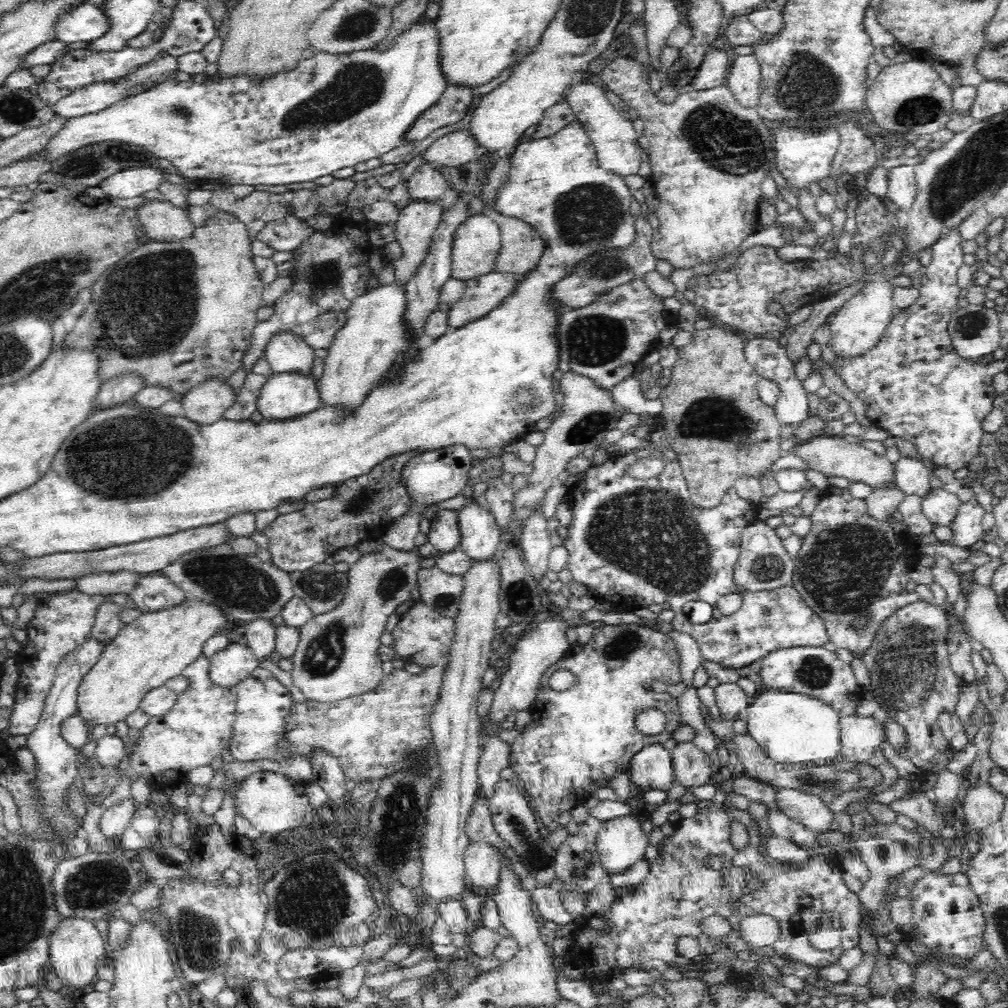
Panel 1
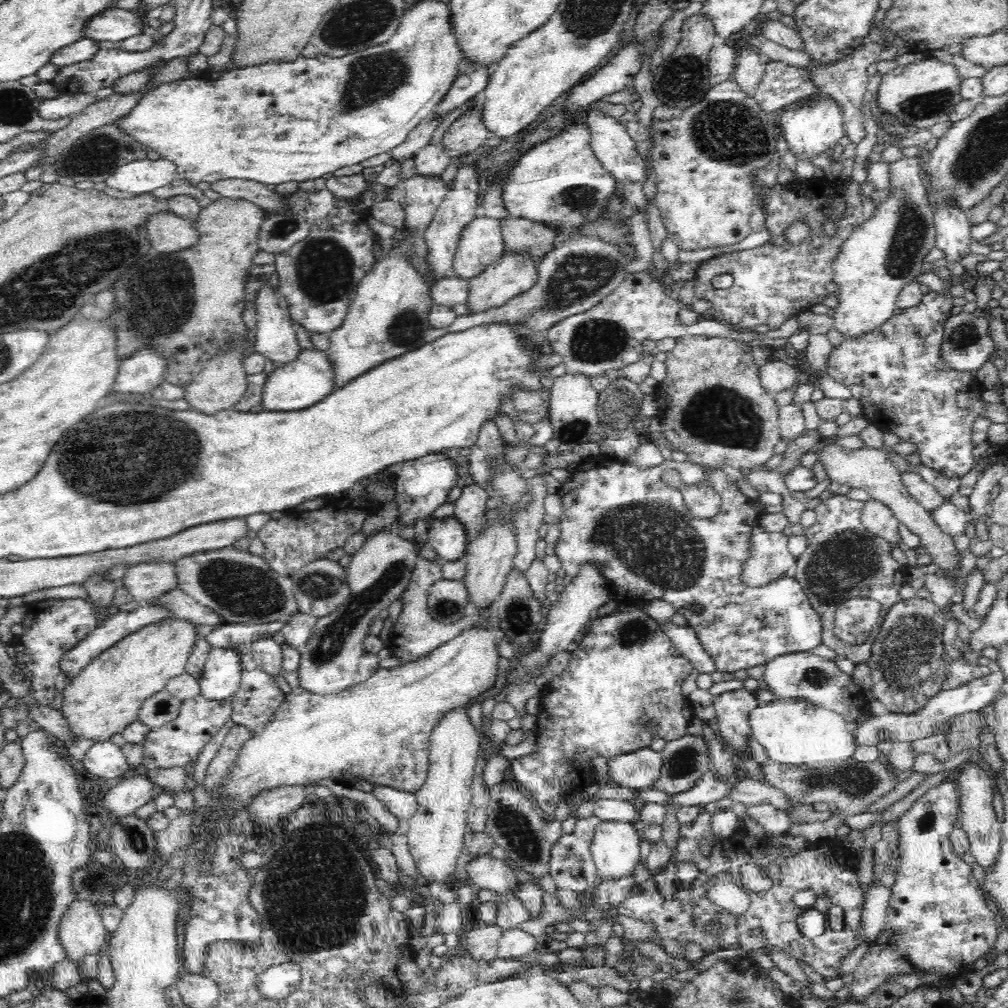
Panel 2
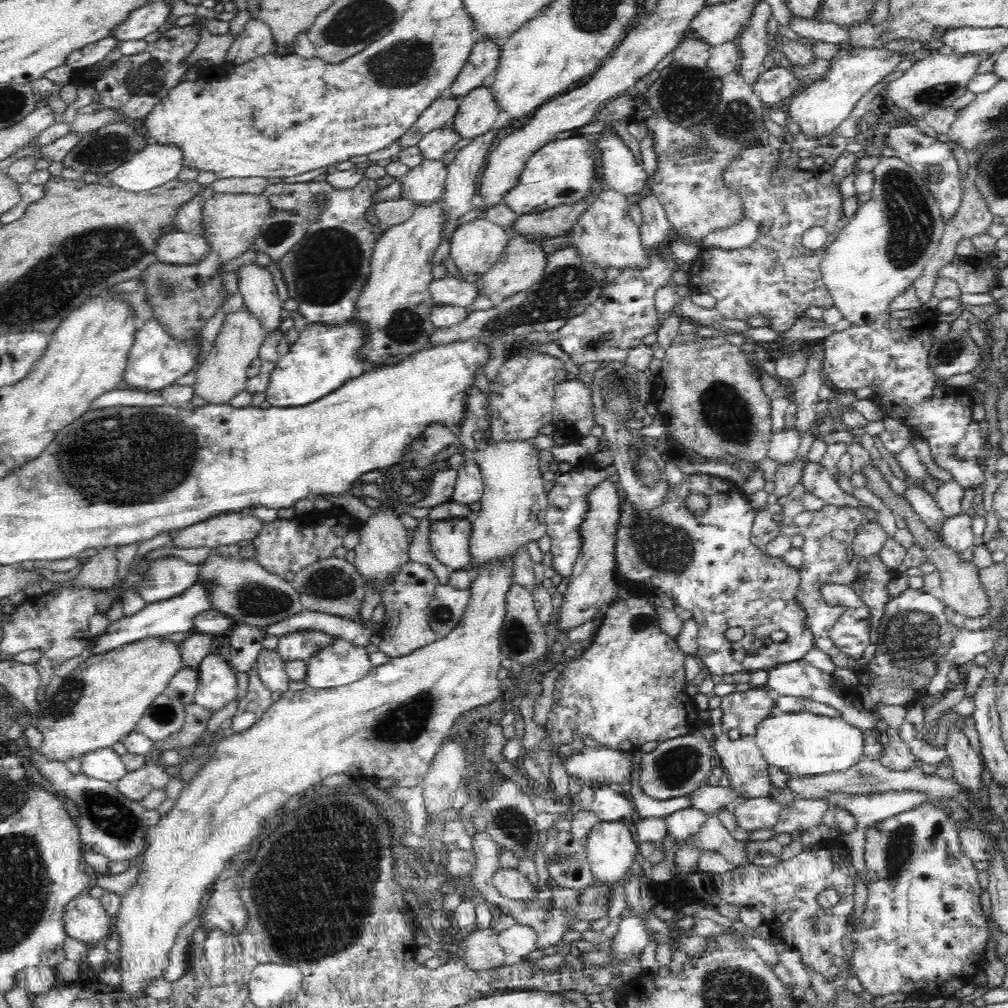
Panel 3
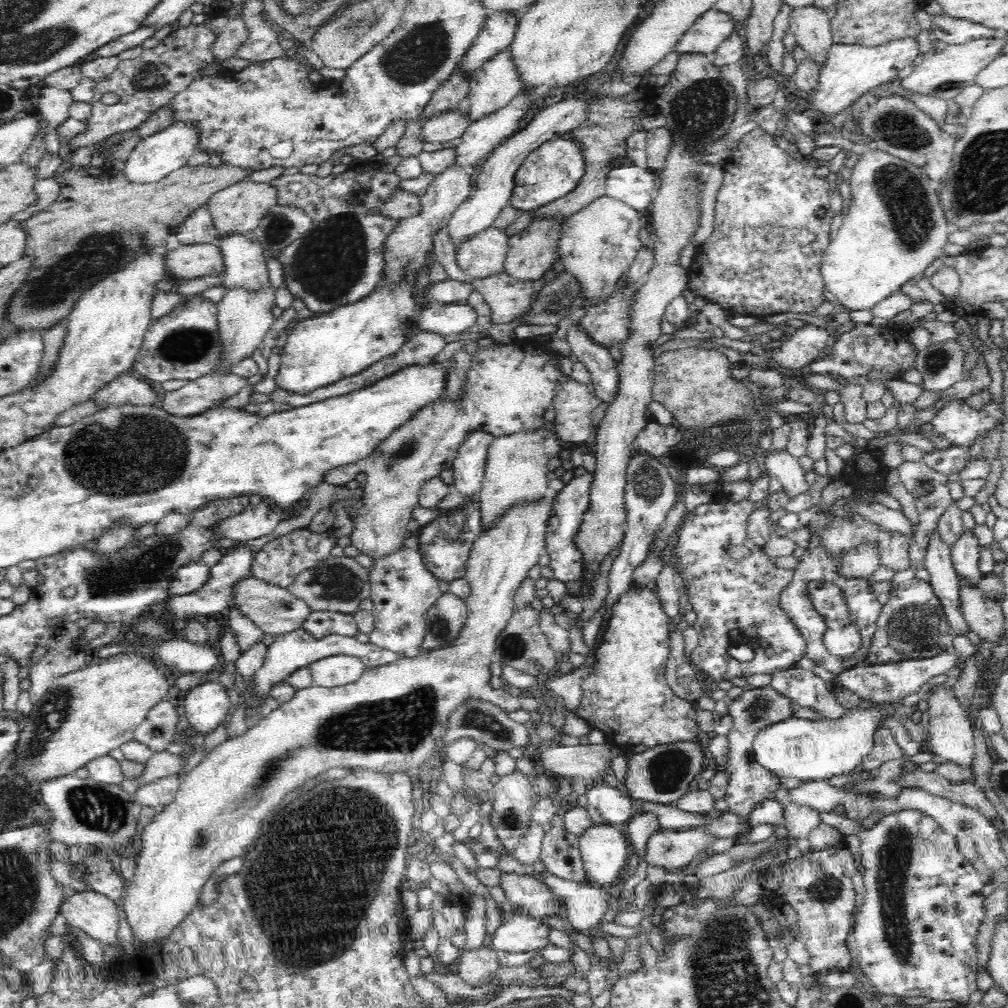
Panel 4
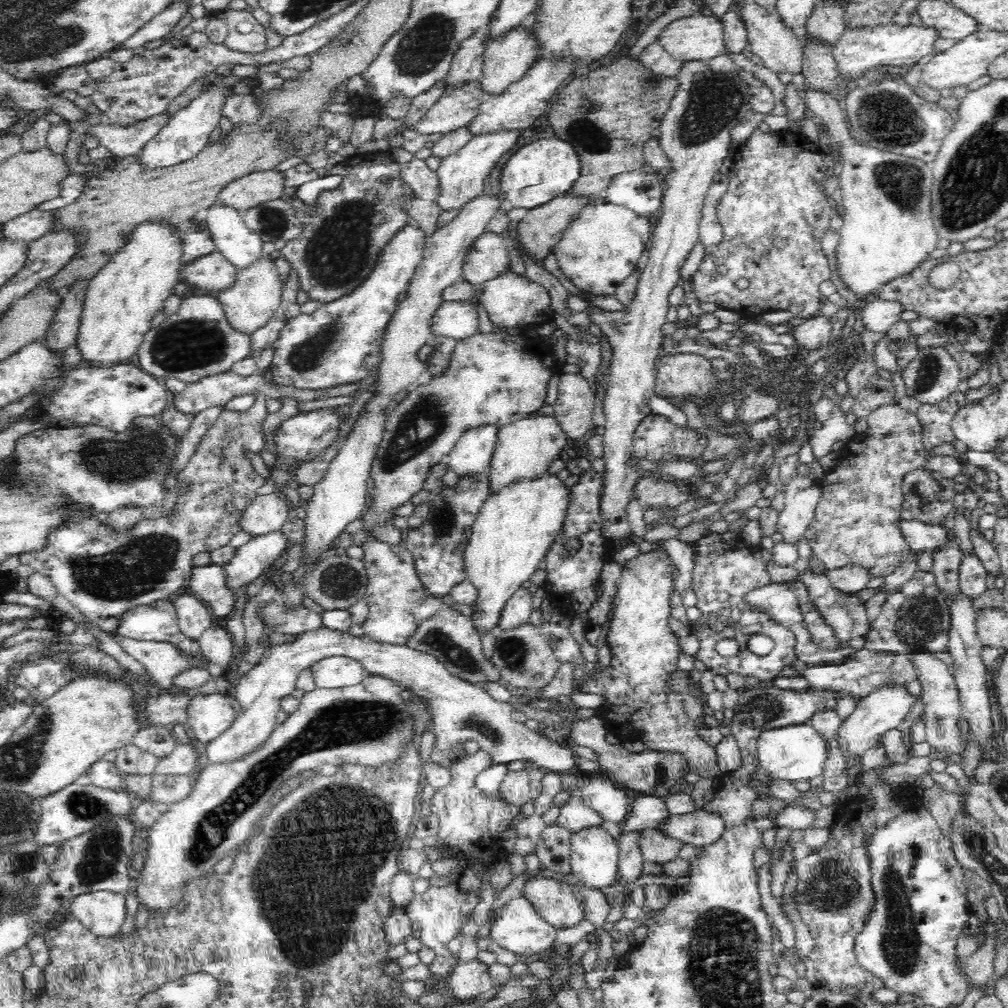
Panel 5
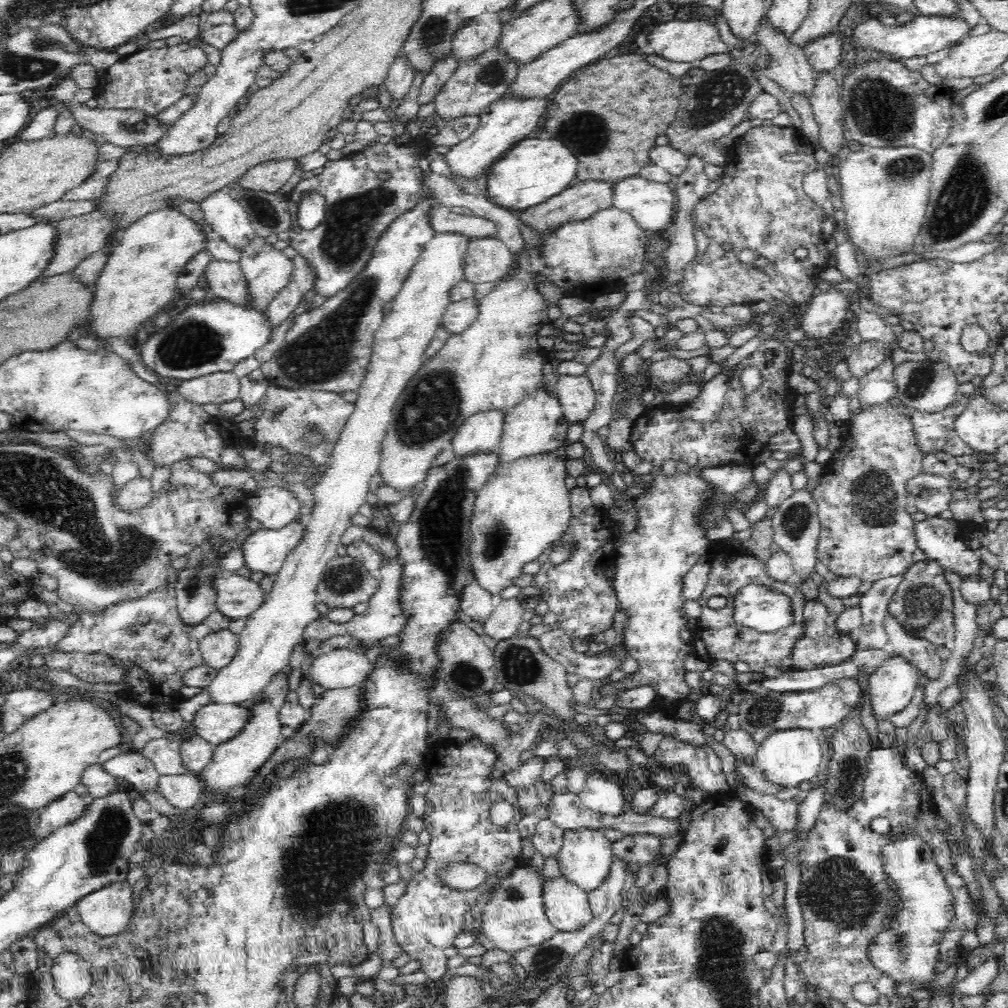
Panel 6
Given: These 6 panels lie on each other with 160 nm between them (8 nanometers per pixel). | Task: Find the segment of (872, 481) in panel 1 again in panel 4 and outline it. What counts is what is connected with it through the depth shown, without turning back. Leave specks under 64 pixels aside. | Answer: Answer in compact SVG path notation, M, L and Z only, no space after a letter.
M961 582L960 586L962 588L961 598L962 598L962 613L964 614L964 619L968 622L972 632L976 632L979 638L986 640L985 646L990 646L992 644L998 644L1004 636L1004 612L1003 606L999 603L996 603L988 598L984 597L984 594L976 586L968 586Z

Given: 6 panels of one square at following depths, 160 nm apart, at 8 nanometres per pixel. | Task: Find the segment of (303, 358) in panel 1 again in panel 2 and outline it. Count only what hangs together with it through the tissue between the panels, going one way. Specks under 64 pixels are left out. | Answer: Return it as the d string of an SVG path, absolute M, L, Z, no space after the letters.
M264 280L254 298L257 338L255 352L274 361L276 366L296 358L302 349L296 339L288 308L283 310L278 306L280 296L279 288L274 288L274 285Z

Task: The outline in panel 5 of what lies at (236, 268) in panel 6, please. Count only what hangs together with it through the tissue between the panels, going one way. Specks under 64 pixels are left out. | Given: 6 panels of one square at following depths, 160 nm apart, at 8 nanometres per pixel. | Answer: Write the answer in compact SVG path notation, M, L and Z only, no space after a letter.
M217 251L212 255L200 258L200 261L181 268L181 279L188 286L206 288L212 292L224 292L236 282L239 270Z

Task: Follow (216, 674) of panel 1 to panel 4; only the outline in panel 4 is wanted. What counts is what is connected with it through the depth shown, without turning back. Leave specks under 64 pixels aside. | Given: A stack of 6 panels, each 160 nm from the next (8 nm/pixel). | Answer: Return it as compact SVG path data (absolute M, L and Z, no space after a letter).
M208 680L191 688L183 700L184 716L200 734L212 734L231 715L229 696L222 683Z

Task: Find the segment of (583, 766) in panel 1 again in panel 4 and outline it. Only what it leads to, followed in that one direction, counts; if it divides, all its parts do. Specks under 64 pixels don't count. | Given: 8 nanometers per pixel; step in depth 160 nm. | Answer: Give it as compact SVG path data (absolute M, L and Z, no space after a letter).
M630 583L630 586L624 594L620 596L617 600L616 605L612 608L612 613L610 614L611 618L608 621L608 627L604 632L604 640L602 640L602 644L598 646L598 648L594 651L594 663L592 663L592 667L594 667L594 672L592 674L588 674L584 680L582 680L582 700L574 710L576 716L583 718L590 727L598 728L605 735L606 744L610 744L613 746L618 746L620 748L631 748L636 745L644 744L648 748L653 748L654 746L661 745L672 745L677 744L678 742L686 742L686 743L698 743L704 740L704 736L700 731L700 724L698 724L698 720L696 720L697 706L695 703L678 698L668 687L665 681L665 668L667 662L670 658L671 648L670 648L670 617L667 612L665 612L663 600L660 599L659 596L659 588L658 586L654 588L649 588L648 585L638 583Z

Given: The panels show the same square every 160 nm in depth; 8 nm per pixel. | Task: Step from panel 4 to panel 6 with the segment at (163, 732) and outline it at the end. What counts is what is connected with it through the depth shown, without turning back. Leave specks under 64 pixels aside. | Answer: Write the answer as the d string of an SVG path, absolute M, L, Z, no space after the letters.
M160 738L146 745L141 753L153 764L160 776L184 776L190 774L190 769L182 761L180 746L180 740Z

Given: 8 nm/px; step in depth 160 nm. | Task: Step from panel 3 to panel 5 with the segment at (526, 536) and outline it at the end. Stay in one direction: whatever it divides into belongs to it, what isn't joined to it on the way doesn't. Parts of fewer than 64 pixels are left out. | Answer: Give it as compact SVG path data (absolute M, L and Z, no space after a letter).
M532 411L511 423L504 423L499 427L495 452L489 466L492 492L514 480L538 478L544 474L551 462L564 456L569 439L555 415Z

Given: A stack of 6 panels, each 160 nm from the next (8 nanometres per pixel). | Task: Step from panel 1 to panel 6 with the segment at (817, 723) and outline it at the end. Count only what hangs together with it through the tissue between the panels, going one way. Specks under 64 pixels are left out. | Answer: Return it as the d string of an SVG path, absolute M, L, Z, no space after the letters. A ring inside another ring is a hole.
M893 653L872 670L868 690L876 722L888 720L890 714L910 704L918 678L918 667L910 659ZM788 729L774 732L759 744L755 752L755 765L765 776L765 780L777 788L793 789L804 780L812 780L819 772L822 762L819 734L802 729Z

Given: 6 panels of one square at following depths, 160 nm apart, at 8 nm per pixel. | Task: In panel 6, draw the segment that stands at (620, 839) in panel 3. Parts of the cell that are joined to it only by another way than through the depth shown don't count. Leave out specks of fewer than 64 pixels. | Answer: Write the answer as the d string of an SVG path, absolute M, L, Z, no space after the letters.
M576 829L565 830L560 850L555 858L558 860L562 876L572 884L589 893L598 888L608 876L613 861L612 843L600 830Z

